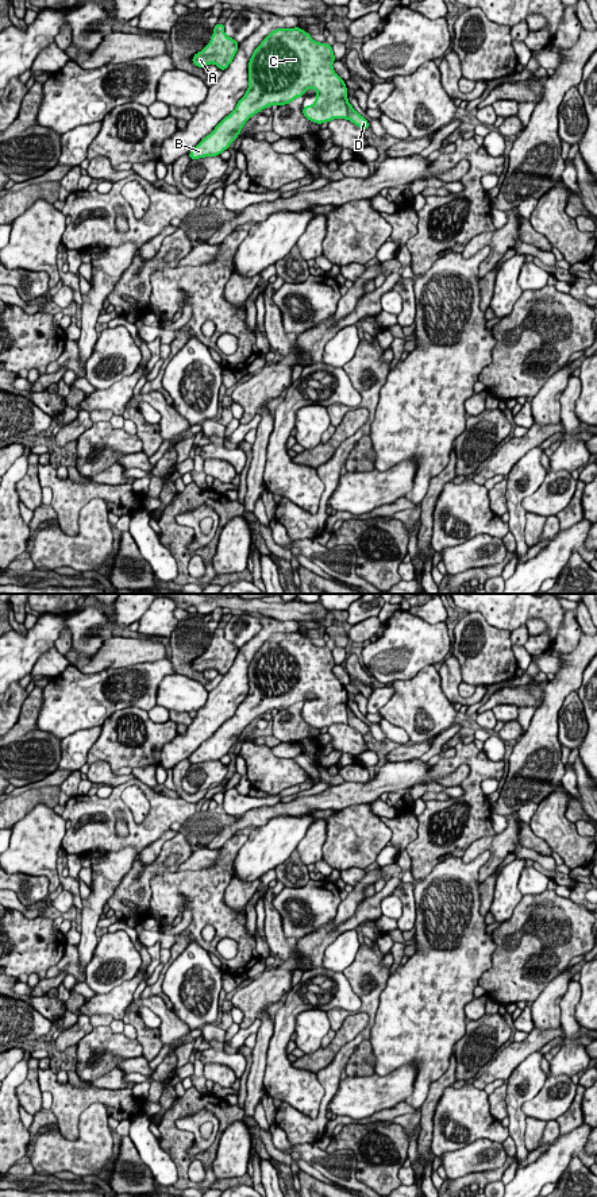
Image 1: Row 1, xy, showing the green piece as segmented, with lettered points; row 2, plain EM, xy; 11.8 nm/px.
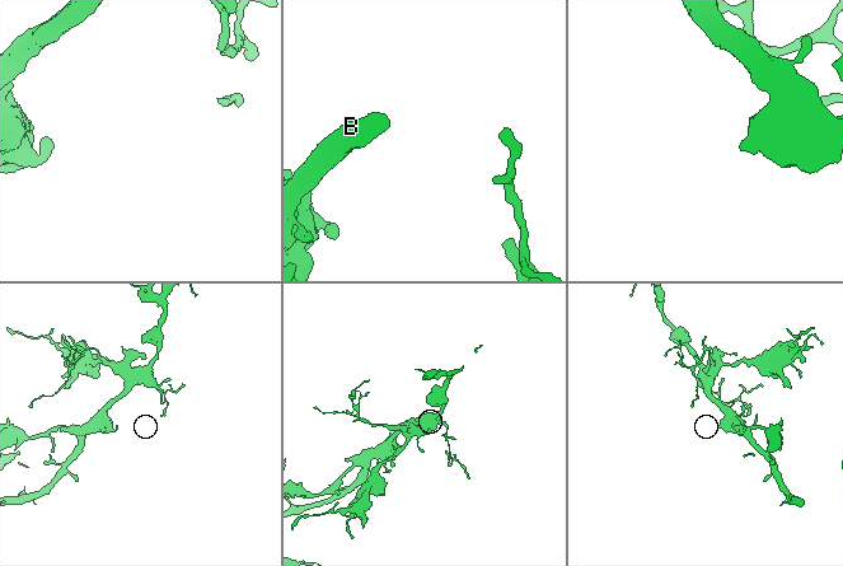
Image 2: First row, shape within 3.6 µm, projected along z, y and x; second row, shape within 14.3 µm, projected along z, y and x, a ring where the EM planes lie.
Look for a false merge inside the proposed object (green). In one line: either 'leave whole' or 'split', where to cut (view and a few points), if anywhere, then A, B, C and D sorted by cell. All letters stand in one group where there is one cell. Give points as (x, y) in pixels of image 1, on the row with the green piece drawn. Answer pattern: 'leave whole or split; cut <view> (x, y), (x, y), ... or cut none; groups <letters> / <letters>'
split; cut xy (346, 103), (347, 118); groups A B C / D

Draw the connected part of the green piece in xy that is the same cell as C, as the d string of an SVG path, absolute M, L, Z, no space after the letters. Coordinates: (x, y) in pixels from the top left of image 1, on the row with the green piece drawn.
M300 27L276 28L254 50L249 62L249 88L238 101L235 109L226 116L215 130L188 154L190 161L220 155L242 132L246 121L262 109L277 104L286 105L297 97L303 97L307 89L316 90L312 105L304 105L303 115L316 123L330 123L334 119L347 119L347 86L335 73L332 63L335 55L332 46L311 38Z

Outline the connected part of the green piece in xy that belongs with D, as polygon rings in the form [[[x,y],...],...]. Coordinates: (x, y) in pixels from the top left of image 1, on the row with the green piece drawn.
[[[347,103],[347,113],[348,117],[347,120],[350,120],[351,123],[354,123],[355,126],[358,126],[362,131],[366,131],[369,128],[369,121],[361,116],[350,103]]]

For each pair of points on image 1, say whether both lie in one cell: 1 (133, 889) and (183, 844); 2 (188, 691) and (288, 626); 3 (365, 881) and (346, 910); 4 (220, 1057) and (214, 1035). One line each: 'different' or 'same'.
1: same
2: different
3: same
4: different

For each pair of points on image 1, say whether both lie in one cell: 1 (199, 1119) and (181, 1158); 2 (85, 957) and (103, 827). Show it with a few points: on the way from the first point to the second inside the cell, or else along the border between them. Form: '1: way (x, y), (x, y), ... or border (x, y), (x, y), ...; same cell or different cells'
1: border (208, 1109), (218, 1120), (216, 1138), (189, 1157); different cells
2: border (138, 850), (123, 846), (106, 852); different cells

